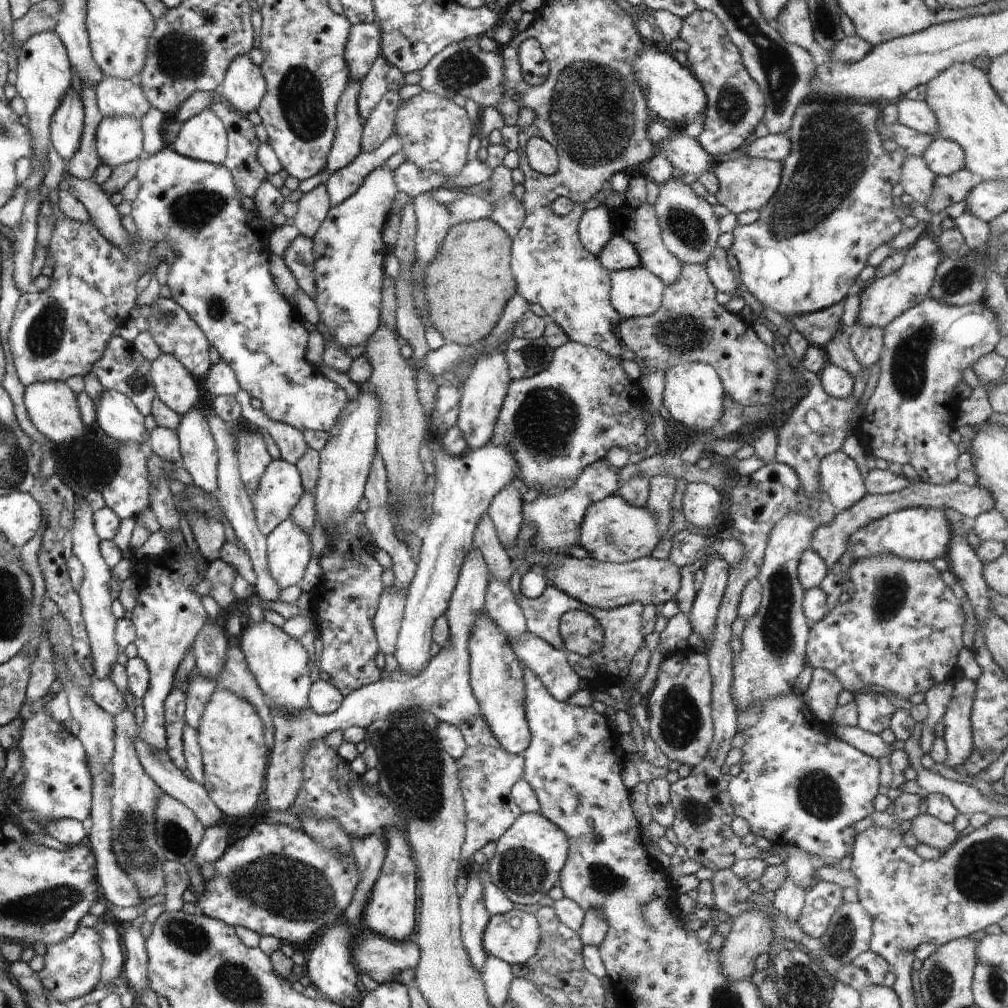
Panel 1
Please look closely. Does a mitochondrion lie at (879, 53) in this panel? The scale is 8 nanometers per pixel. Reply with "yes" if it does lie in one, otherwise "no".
no

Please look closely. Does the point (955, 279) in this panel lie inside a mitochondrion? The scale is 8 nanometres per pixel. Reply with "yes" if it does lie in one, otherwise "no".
yes

